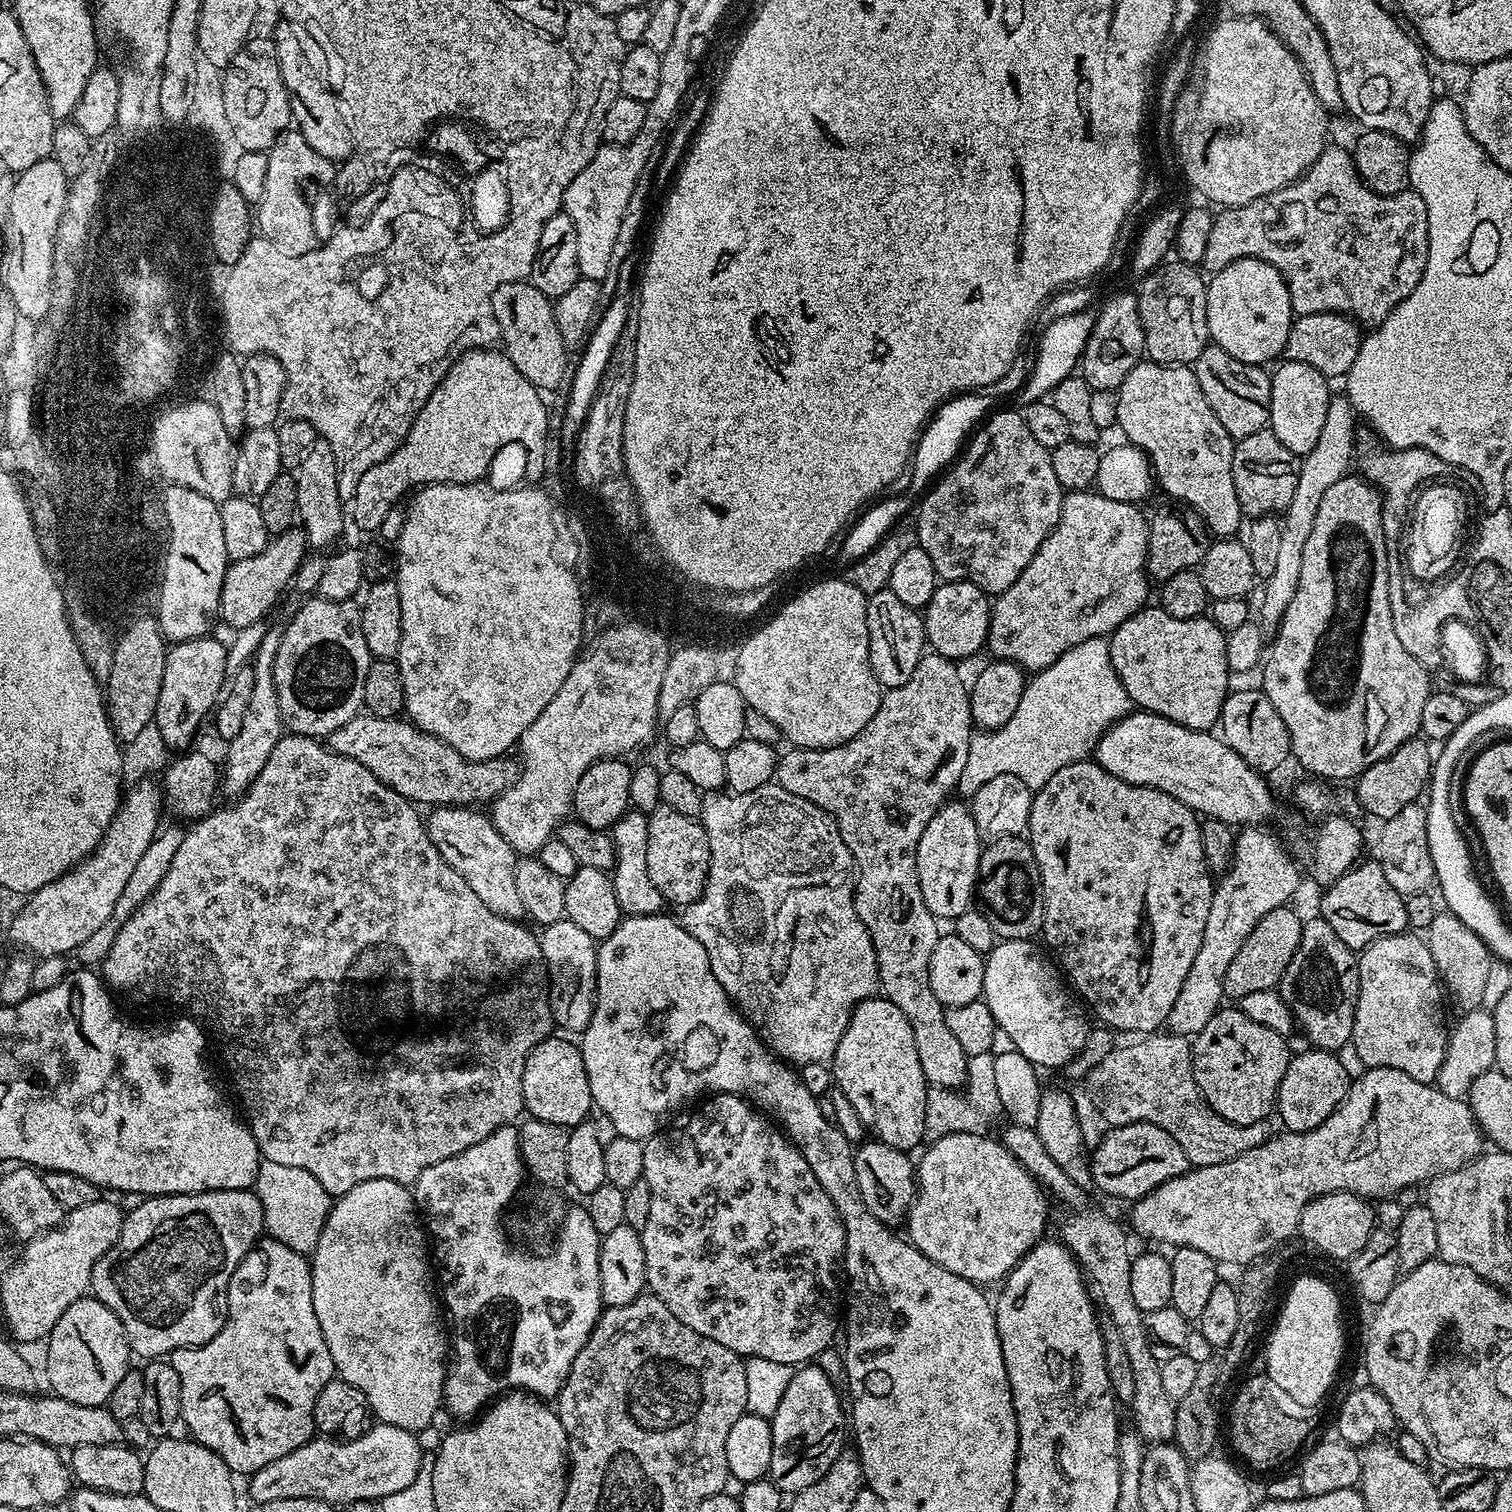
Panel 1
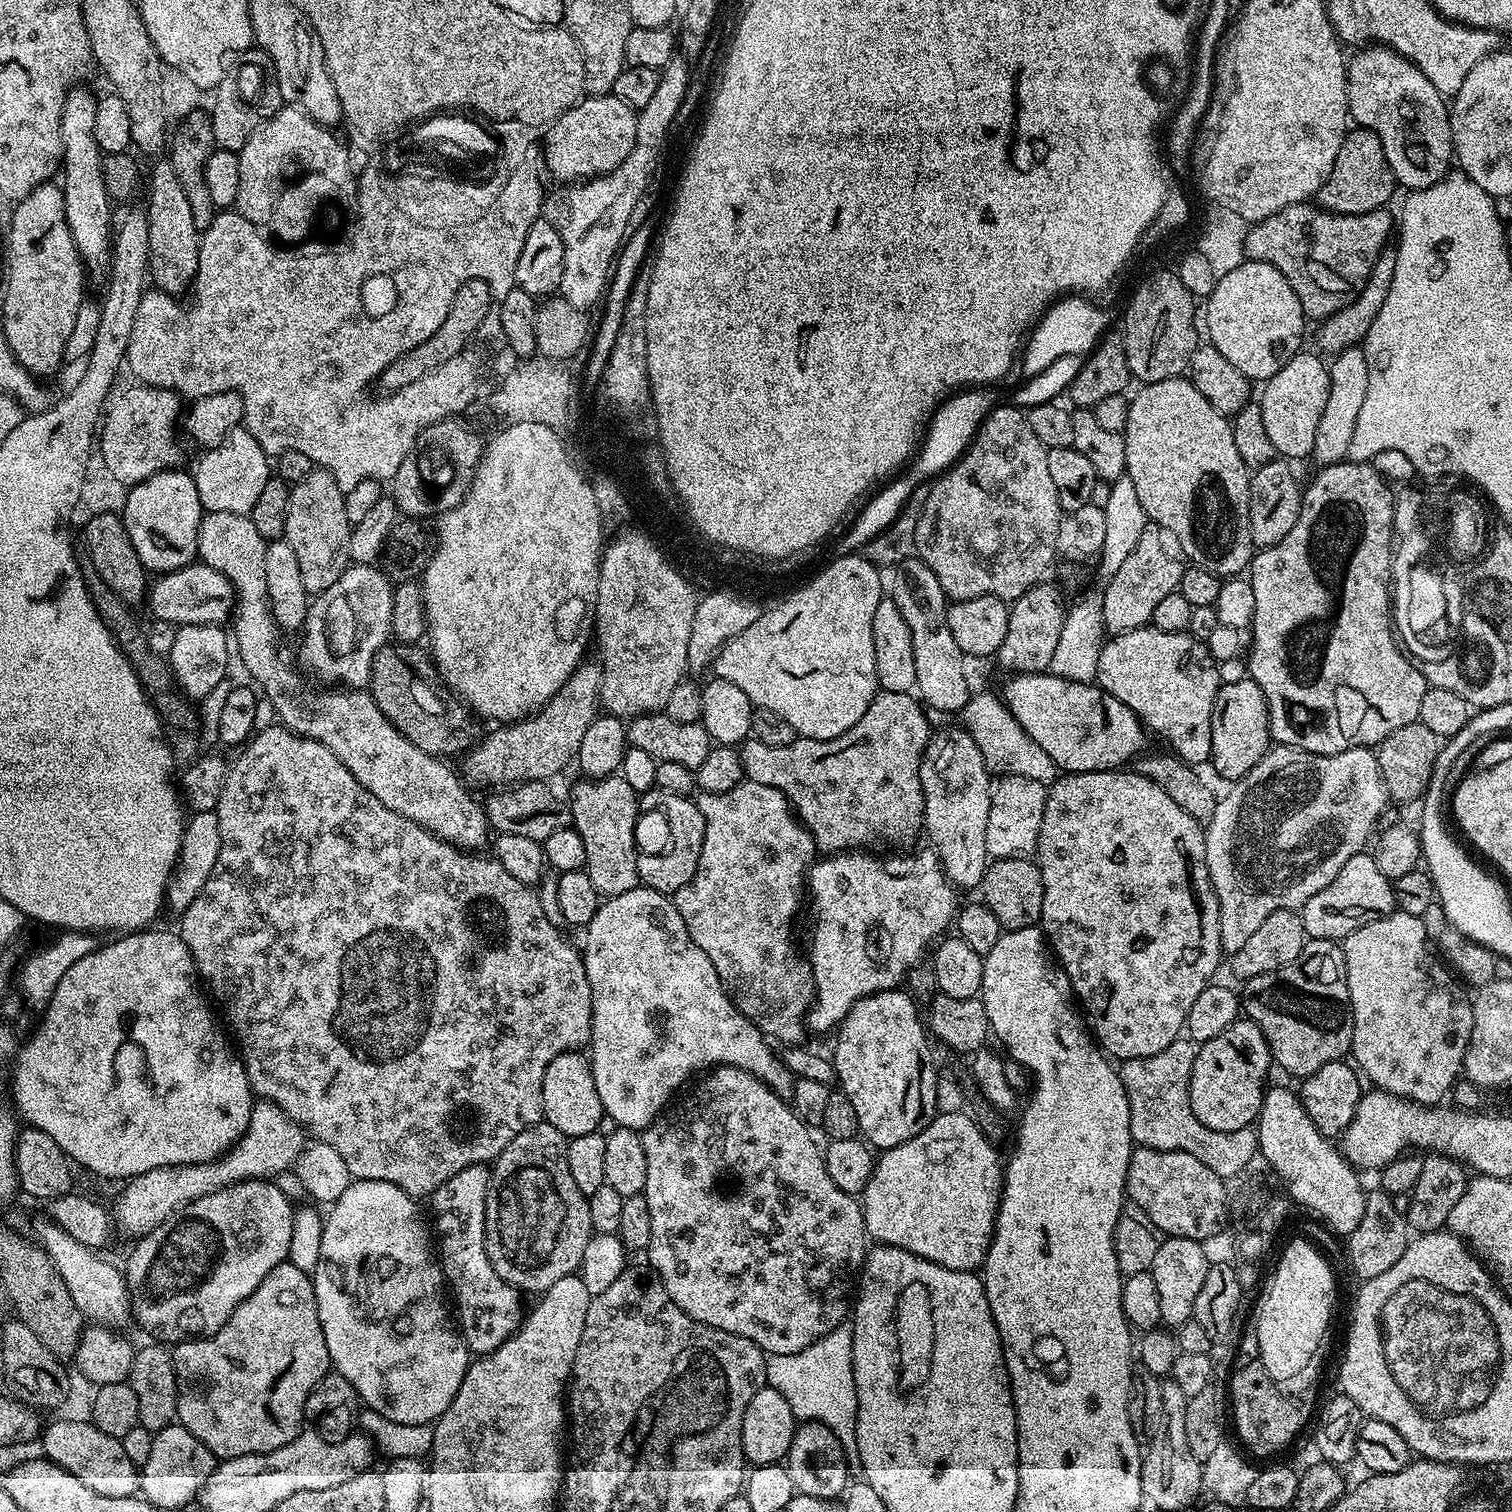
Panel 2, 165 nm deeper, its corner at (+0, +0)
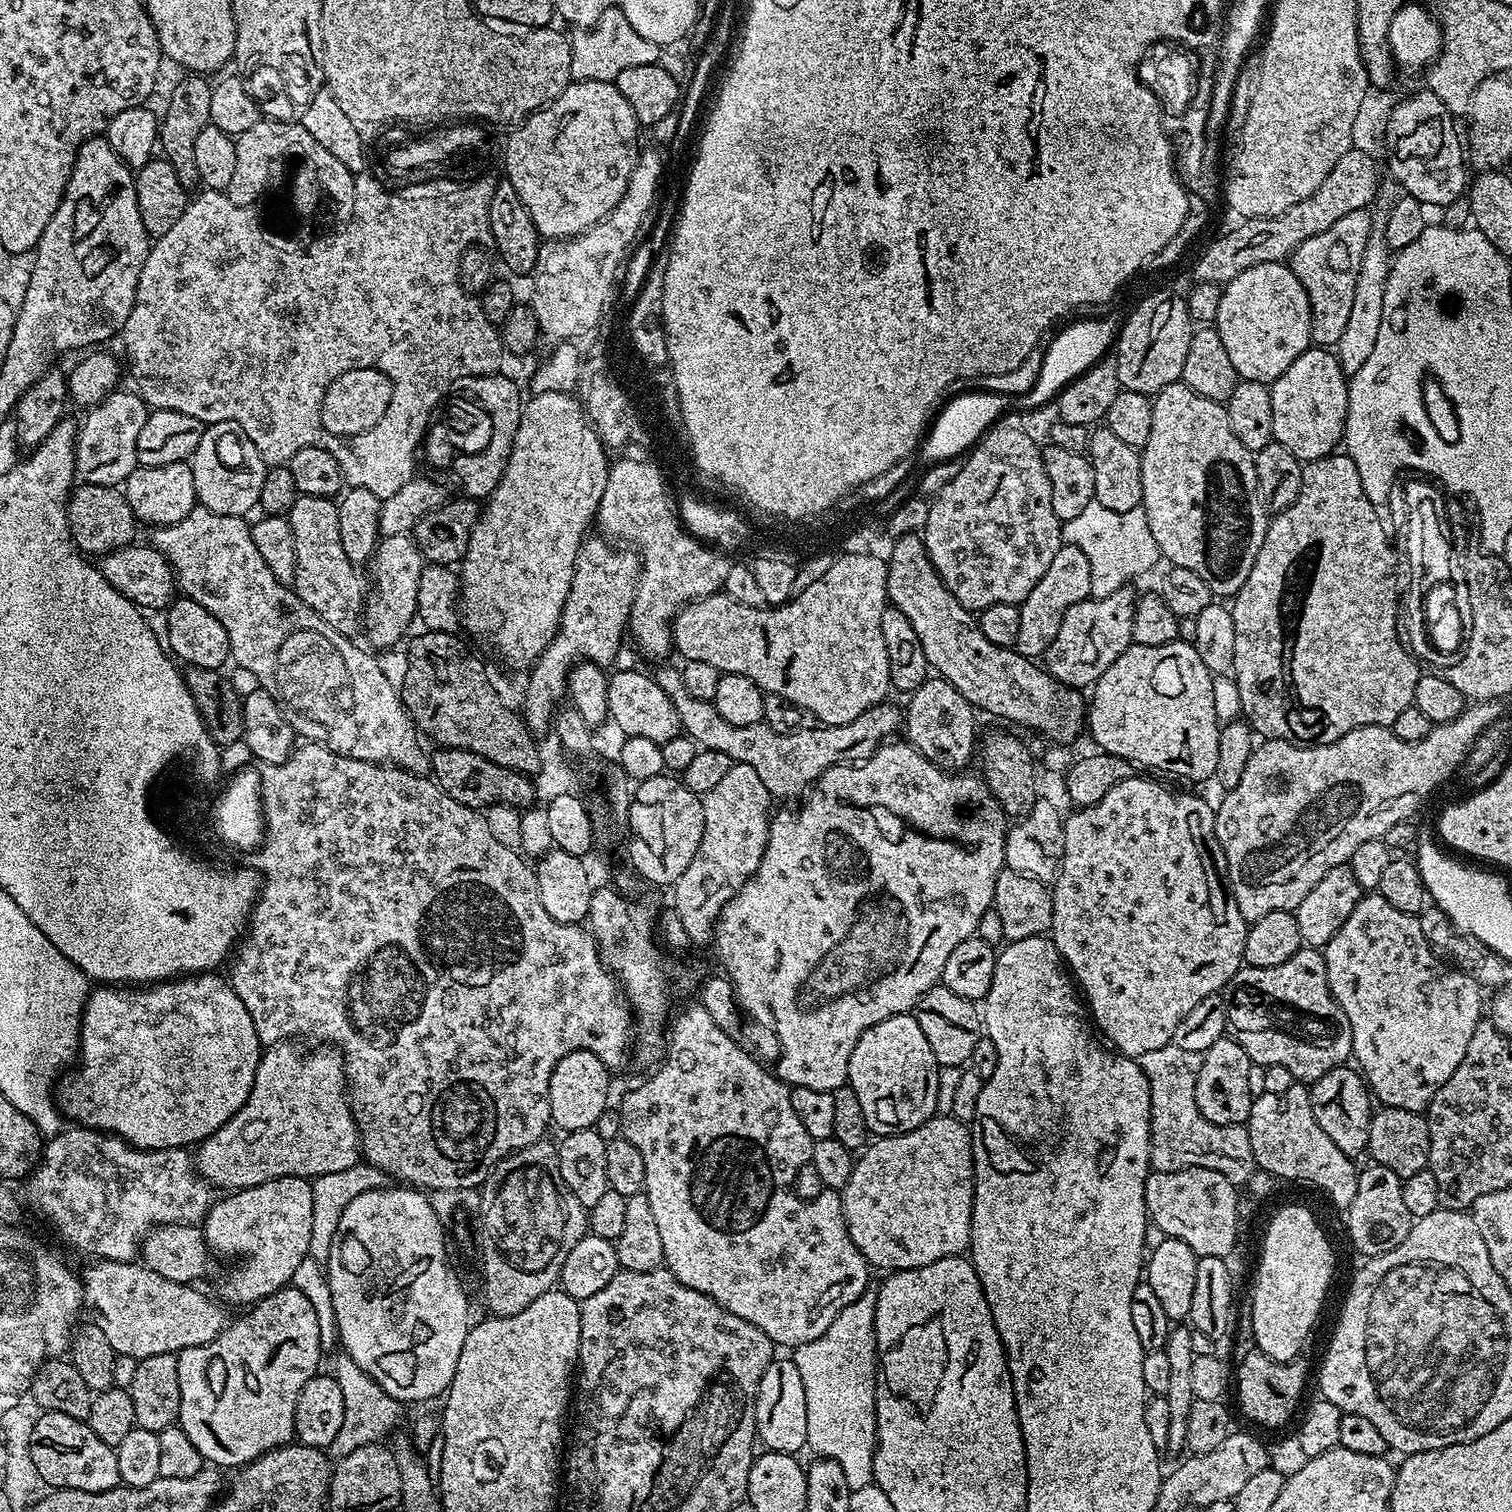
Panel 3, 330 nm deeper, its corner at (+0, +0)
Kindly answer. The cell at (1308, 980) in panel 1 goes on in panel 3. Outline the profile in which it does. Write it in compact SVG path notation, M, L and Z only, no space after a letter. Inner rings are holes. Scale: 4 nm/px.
M1301 946L1289 960L1282 962L1282 966L1241 967L1234 978L1230 978L1223 997L1228 1005L1227 1031L1231 1039L1240 1044L1242 1050L1246 1050L1253 1065L1269 1064L1272 1068L1285 1068L1292 1075L1293 1081L1311 1082L1322 1078L1322 1074L1341 1067L1347 1061L1344 1059L1352 1056L1350 1018L1346 1018L1342 1006L1338 1006L1338 1002L1332 997L1321 949Z

